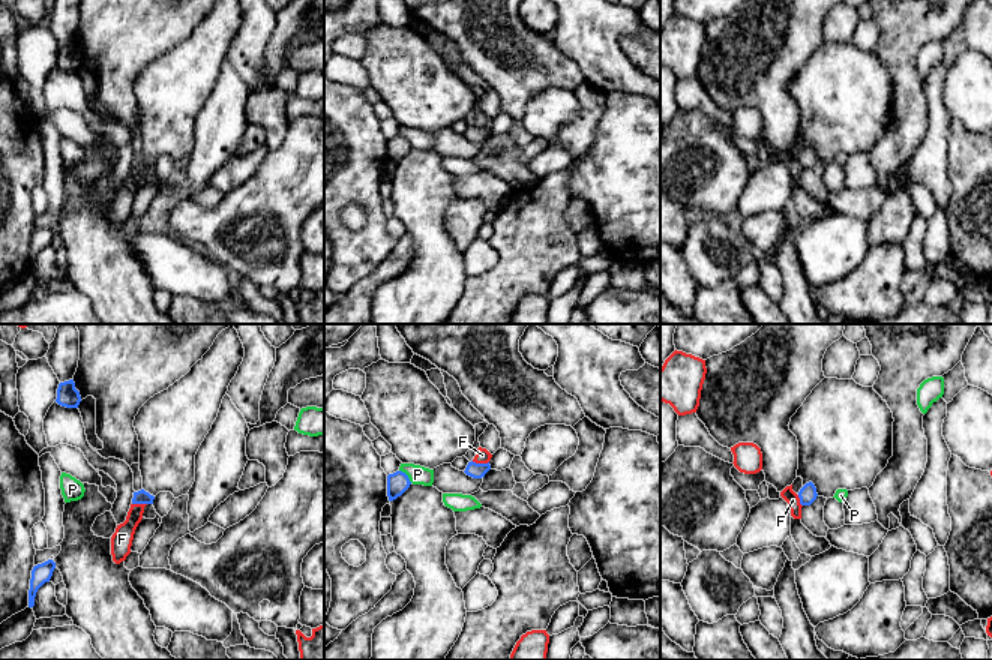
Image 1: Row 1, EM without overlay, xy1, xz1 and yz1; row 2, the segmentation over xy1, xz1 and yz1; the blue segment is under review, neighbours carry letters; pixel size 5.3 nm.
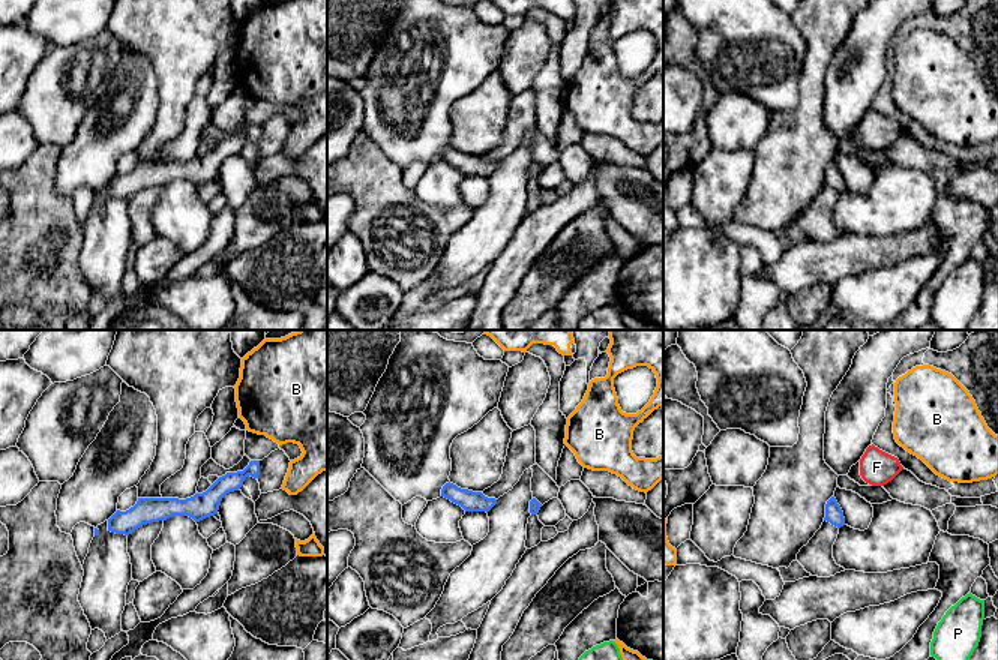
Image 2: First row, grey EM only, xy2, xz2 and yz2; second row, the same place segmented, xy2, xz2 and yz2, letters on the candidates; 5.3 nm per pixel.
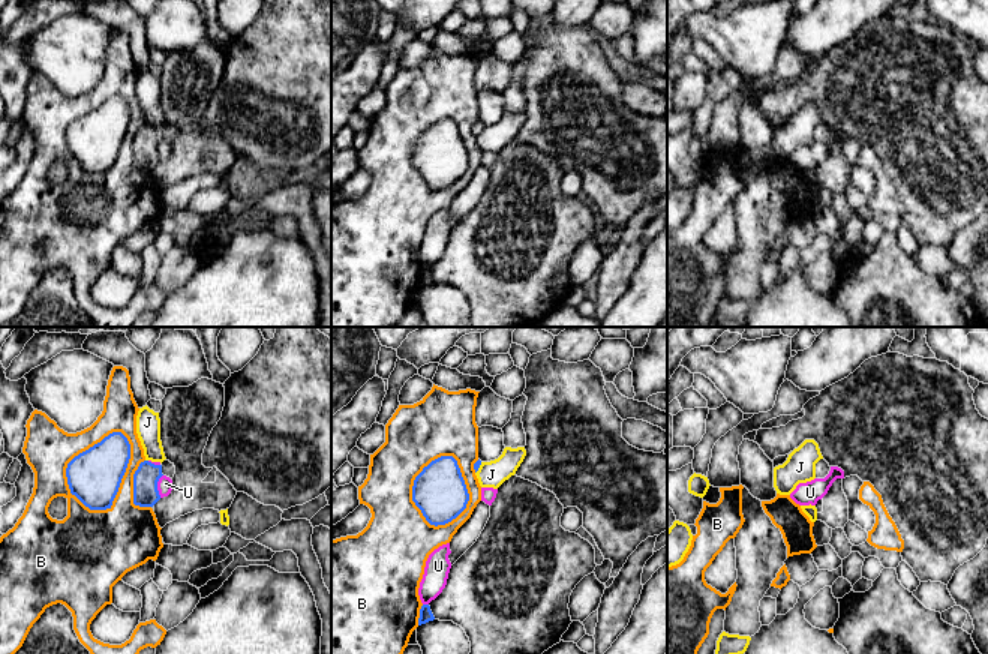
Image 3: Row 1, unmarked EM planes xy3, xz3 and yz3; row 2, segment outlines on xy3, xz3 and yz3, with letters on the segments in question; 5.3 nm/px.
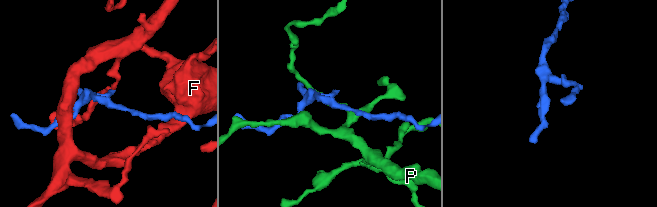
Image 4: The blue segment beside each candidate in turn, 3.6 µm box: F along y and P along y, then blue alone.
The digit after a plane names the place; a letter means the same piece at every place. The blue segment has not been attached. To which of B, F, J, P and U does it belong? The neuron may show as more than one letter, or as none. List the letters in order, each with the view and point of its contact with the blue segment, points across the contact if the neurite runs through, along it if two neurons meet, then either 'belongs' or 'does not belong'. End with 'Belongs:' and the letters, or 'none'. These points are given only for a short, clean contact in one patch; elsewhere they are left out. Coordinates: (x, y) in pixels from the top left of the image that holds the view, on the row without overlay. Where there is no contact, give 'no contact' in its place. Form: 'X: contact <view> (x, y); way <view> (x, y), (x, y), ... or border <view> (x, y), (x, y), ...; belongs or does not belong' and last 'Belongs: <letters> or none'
B: contact xy3 (122, 141); does not belong
F: contact xz1 (480, 128); border xz1 (471, 125), (488, 126); does not belong
J: contact xz3 (479, 131); border xz3 (482, 126), (476, 137); does not belong
P: contact xz1 (407, 140); border xz1 (399, 134), (411, 146); does not belong
U: contact xy3 (156, 150); does not belong
Belongs: none

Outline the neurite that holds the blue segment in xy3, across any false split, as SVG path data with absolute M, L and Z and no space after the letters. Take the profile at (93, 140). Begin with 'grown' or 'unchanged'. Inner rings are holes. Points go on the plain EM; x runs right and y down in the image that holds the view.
unchanged; M121 96L75 120L66 132L70 158L90 174L111 172L130 123L130 108Z

